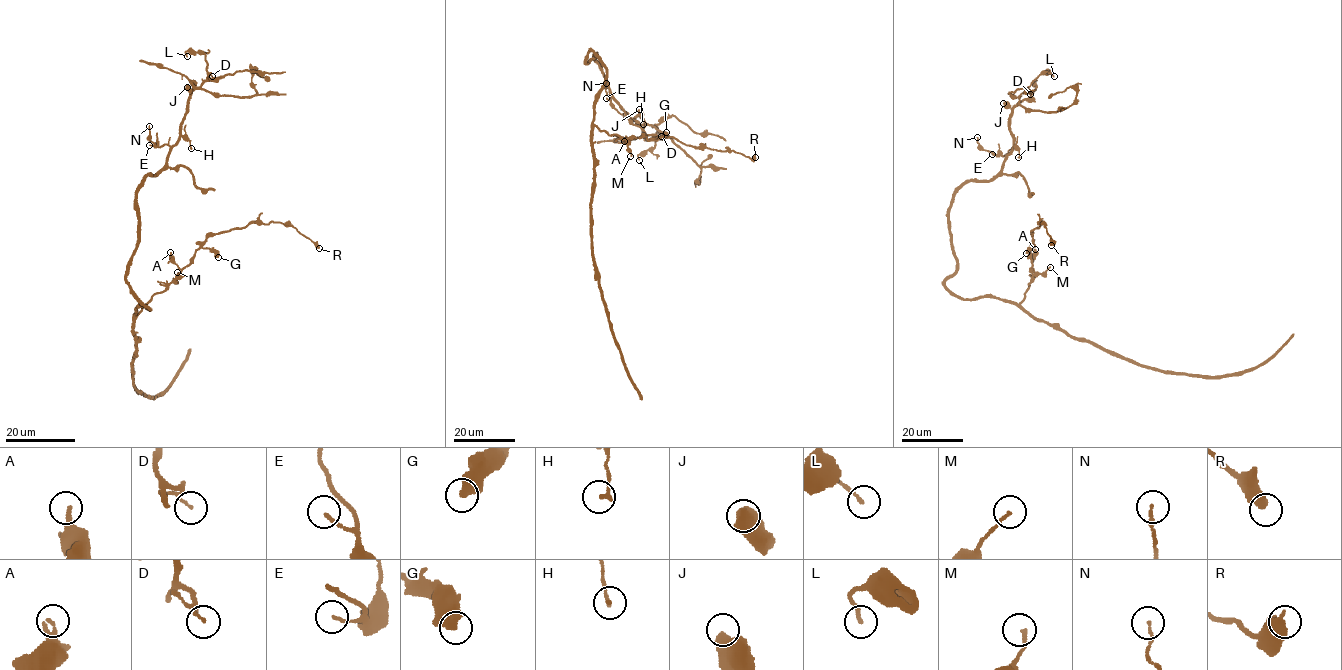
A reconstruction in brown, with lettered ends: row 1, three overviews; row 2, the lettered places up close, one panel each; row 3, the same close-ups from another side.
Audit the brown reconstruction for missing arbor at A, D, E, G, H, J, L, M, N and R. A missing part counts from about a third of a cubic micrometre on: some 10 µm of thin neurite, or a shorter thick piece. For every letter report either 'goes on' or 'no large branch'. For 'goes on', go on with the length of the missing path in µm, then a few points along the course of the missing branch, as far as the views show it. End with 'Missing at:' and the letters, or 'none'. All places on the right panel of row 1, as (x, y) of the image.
A: no large branch
D: no large branch
E: no large branch
G: no large branch
H: no large branch
J: no large branch
L: no large branch
M: no large branch
N: no large branch
R: no large branch
Missing at: none

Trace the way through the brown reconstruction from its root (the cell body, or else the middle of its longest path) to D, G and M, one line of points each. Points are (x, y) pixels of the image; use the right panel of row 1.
D: (954, 294), (945, 285), (956, 264), (952, 196), (1000, 171), (1013, 145), (1011, 110), (1021, 94), (1030, 94)
G: (954, 294), (963, 299), (995, 297), (1018, 305), (1031, 280), (1031, 249), (1034, 244), (1026, 253)
M: (954, 294), (963, 299), (995, 297), (1018, 305), (1032, 277), (1043, 273), (1050, 267)

